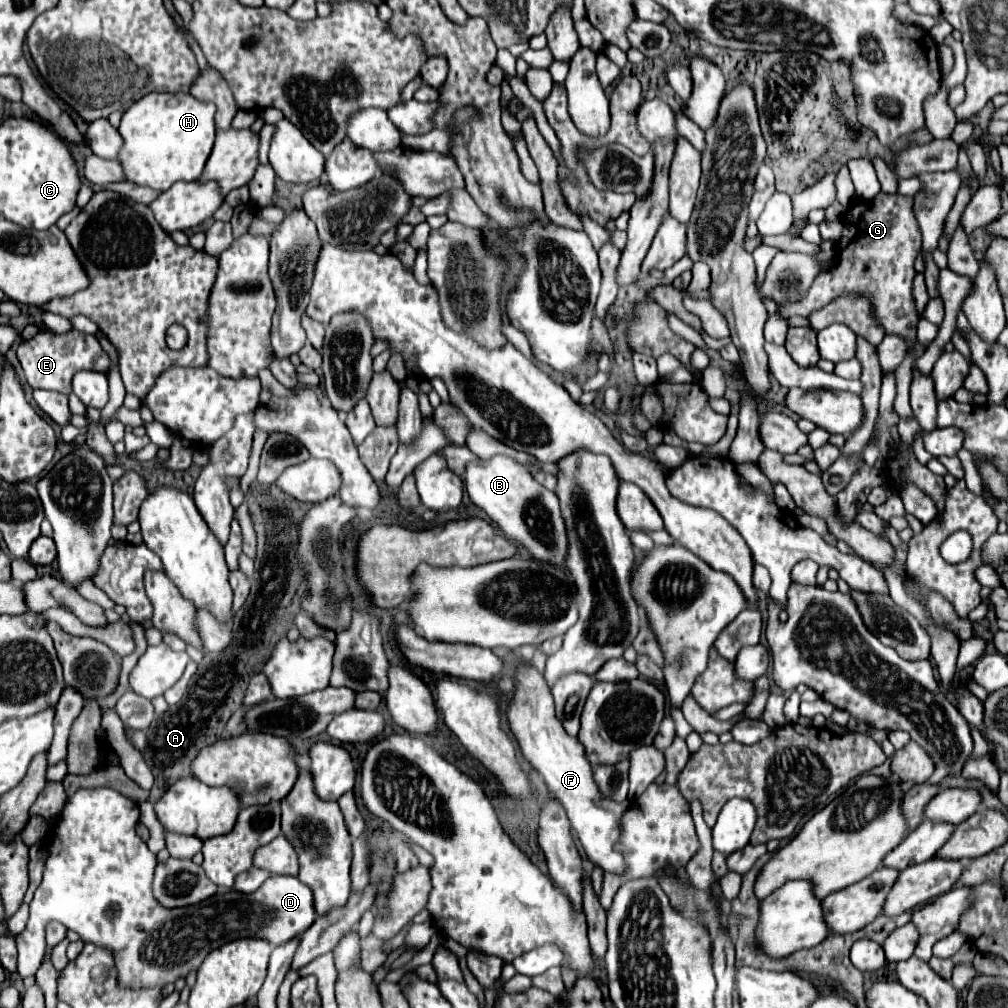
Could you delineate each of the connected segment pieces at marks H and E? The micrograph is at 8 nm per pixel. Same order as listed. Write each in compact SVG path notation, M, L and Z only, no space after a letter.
M146 94L134 106L130 106L120 122L120 134L124 136L124 148L118 156L126 170L126 178L140 186L150 186L154 190L166 192L174 182L194 182L200 178L204 164L214 146L214 112L212 102L200 102L192 94Z
M38 328L38 334L30 340L22 340L18 344L18 360L22 364L26 382L32 388L44 388L44 390L56 390L62 394L72 392L72 376L78 370L96 370L106 372L110 366L108 354L102 350L100 342L92 334L84 334L78 330L70 330L66 334L54 334L46 328Z

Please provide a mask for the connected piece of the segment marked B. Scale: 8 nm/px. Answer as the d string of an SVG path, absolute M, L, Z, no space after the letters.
M498 454L492 460L478 460L468 464L464 484L470 500L480 510L484 510L492 522L498 524L508 540L516 542L516 546L526 548L528 554L536 560L552 562L554 566L566 568L568 534L558 496L536 482L526 468L518 466L518 462L514 462L512 458Z

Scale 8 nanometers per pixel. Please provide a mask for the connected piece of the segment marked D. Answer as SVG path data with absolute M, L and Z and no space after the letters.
M112 788L78 790L66 802L56 826L54 844L48 850L42 884L38 886L34 900L30 902L30 920L24 932L16 936L18 974L22 978L34 976L42 964L42 954L46 950L44 926L50 920L58 920L64 926L70 926L70 930L74 930L84 942L92 942L96 946L110 950L116 962L118 986L132 990L168 986L174 984L178 978L186 978L188 972L198 970L202 960L212 952L212 944L216 950L232 940L258 936L278 946L312 926L316 918L312 892L306 884L302 884L294 876L270 876L256 892L250 894L236 890L220 890L218 894L194 906L182 906L172 910L160 906L152 896L156 854L152 854L146 842L142 842L140 836L136 834L138 818L140 818L138 806Z

